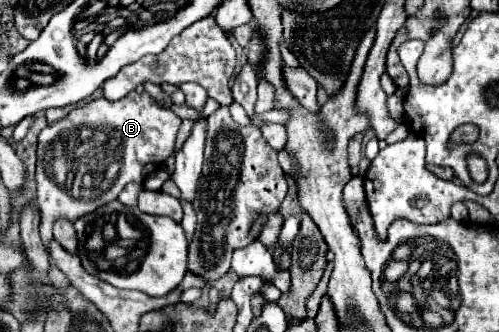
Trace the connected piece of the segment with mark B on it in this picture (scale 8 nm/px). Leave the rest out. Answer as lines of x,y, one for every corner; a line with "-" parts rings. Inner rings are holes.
137,91
119,101
107,101
103,97
93,99
71,111
65,119
47,125
39,133
35,171
37,205
41,209
39,232
44,247
47,248
53,239
53,223
59,217
75,223
87,213
93,213
95,209
117,199
127,183
143,183
151,171
159,169
159,165
163,165
175,149
179,125
179,117
171,109
159,107
147,93
-
85,147
91,151
97,147
97,163
103,167
95,189
83,187
83,175
91,171
87,163
93,163
93,153
85,153

